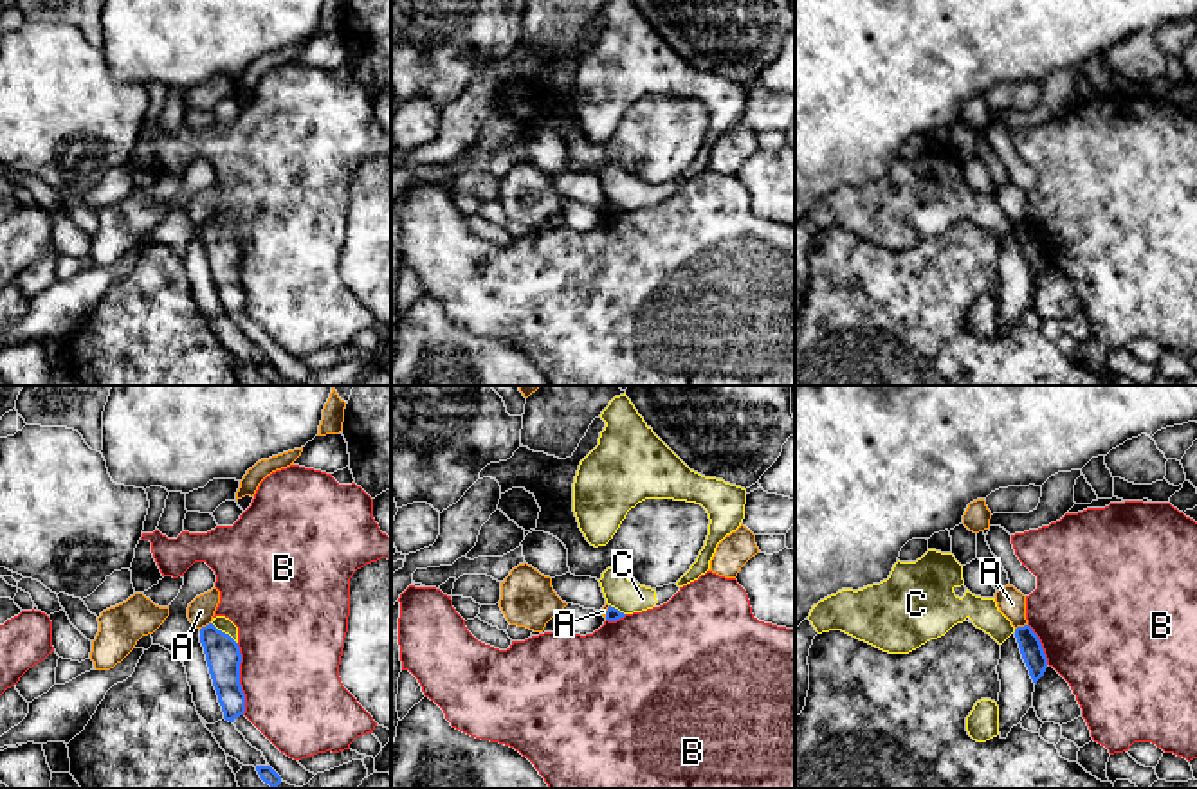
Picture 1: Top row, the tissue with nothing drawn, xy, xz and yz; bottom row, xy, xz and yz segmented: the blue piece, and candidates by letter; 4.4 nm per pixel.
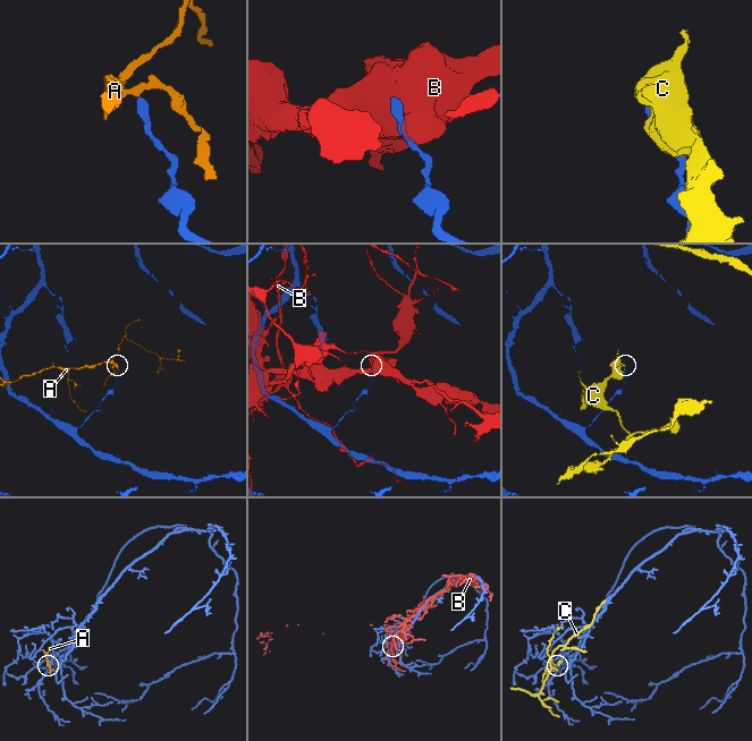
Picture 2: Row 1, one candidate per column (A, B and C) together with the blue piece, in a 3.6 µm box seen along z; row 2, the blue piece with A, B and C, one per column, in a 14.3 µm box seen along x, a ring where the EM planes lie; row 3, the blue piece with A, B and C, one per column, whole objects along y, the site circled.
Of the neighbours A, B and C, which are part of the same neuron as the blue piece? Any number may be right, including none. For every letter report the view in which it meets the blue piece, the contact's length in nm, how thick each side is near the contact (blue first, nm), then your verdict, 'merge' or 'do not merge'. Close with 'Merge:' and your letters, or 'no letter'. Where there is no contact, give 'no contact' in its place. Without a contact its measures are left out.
A: meets blue in yz; contact 60 nm long; 100 nm thick on the blue side, 120 nm on the other; do not merge
B: meets blue in xy; contact 320 nm long; 160 nm thick on the blue side, 440 nm on the other; do not merge
C: meets blue in xy; contact 160 nm long; 160 nm thick on the blue side, 70 nm on the other; do not merge
Merge: no letter

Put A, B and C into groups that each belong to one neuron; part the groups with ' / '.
A / B / C

